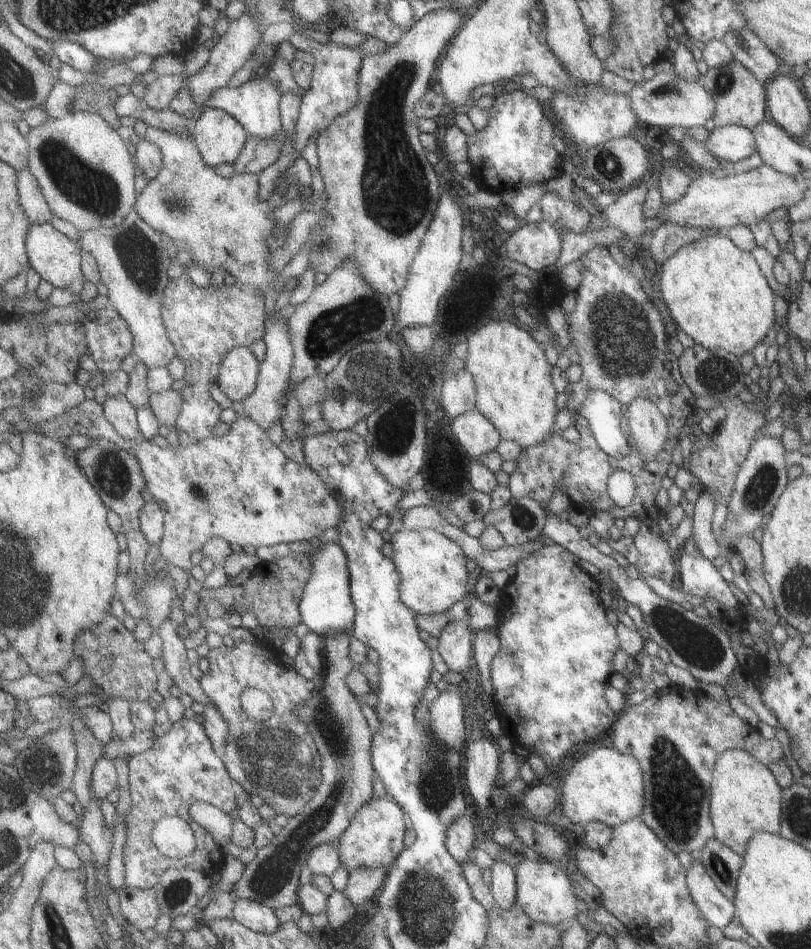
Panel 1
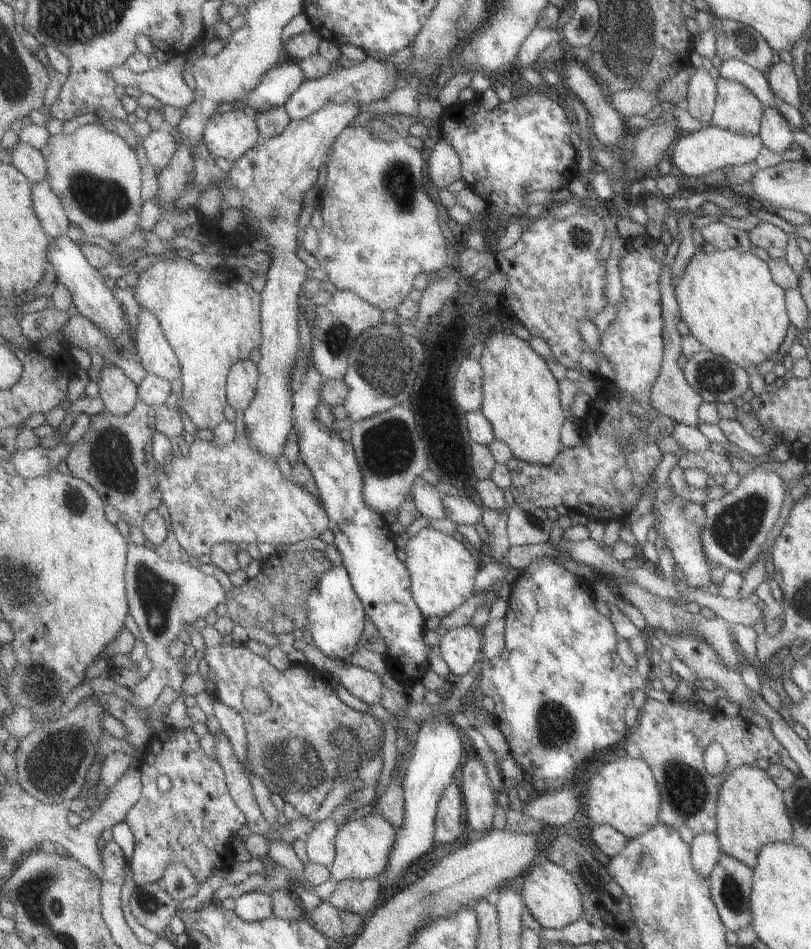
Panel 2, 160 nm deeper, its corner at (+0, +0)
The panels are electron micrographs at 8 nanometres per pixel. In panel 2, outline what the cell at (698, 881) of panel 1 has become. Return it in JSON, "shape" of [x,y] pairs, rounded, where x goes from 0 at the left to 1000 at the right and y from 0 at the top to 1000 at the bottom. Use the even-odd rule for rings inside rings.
{"shape":[[[883,876],[864,877],[852,886],[856,914],[874,925],[882,911],[888,907],[890,897]]]}

